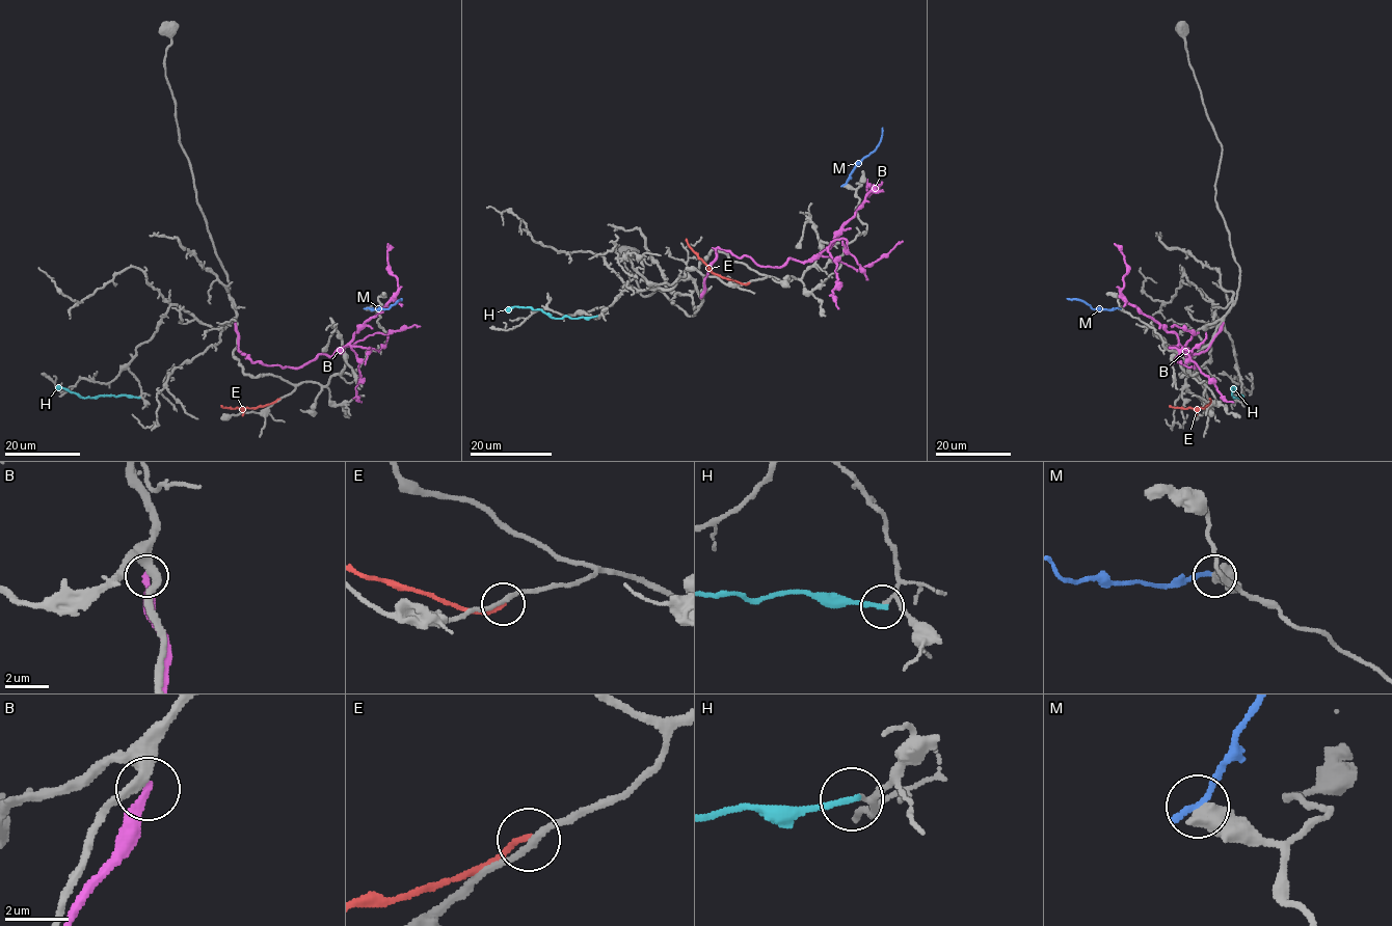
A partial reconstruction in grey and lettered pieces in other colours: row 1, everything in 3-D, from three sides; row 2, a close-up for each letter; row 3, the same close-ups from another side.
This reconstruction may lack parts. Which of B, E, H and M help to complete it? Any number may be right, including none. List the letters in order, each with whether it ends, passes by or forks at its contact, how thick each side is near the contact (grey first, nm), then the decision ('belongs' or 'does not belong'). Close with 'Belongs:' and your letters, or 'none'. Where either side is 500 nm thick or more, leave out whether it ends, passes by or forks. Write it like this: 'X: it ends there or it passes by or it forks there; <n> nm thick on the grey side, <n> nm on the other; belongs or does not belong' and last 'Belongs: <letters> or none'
B: it ends there; 380 nm thick on the grey side, 280 nm on the other; does not belong
E: it ends there; 200 nm thick on the grey side, 180 nm on the other; does not belong
H: it ends there; 130 nm thick on the grey side, 200 nm on the other; does not belong
M: 600 nm thick on the grey side, 240 nm on the other; does not belong
Belongs: none

